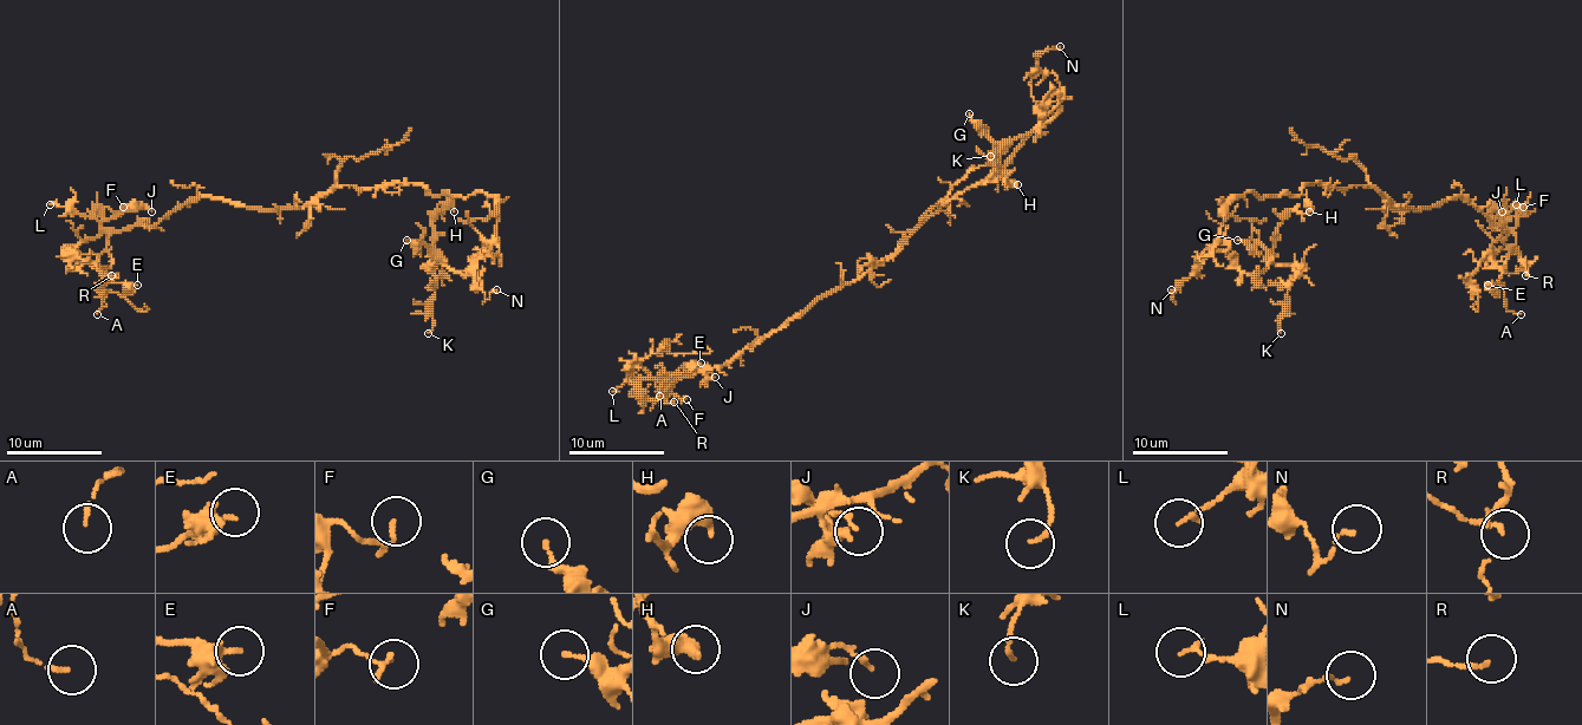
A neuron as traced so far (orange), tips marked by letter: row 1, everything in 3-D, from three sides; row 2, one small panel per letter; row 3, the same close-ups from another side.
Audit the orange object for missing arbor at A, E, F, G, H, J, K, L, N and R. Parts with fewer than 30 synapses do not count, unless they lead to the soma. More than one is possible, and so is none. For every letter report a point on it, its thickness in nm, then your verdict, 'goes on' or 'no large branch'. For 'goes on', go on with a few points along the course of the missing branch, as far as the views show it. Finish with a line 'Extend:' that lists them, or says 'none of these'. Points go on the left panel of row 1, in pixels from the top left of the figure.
A: place (97, 314); calibre 110 nm; no large branch
E: place (137, 285); calibre 380 nm; no large branch
F: place (123, 207); calibre 90 nm; no large branch
G: place (407, 240); calibre 200 nm; no large branch
H: place (454, 211); calibre 320 nm; no large branch
J: place (151, 211); calibre 90 nm; no large branch
K: place (428, 333); calibre 140 nm; no large branch
L: place (50, 204); calibre 140 nm; no large branch
N: place (496, 289); calibre 120 nm; no large branch
R: place (111, 275); calibre 140 nm; no large branch
Extend: none of these

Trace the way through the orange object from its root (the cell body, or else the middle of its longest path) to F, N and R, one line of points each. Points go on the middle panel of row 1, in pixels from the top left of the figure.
F: (900, 247), (860, 278), (816, 296), (722, 365), (677, 377), (664, 389), (687, 399)
N: (900, 247), (945, 203), (990, 177), (1058, 111), (1062, 87), (1053, 73), (1039, 69), (1039, 58), (1060, 46)
R: (900, 247), (860, 278), (816, 296), (722, 365), (662, 381), (640, 381), (645, 396), (662, 404), (674, 402)

